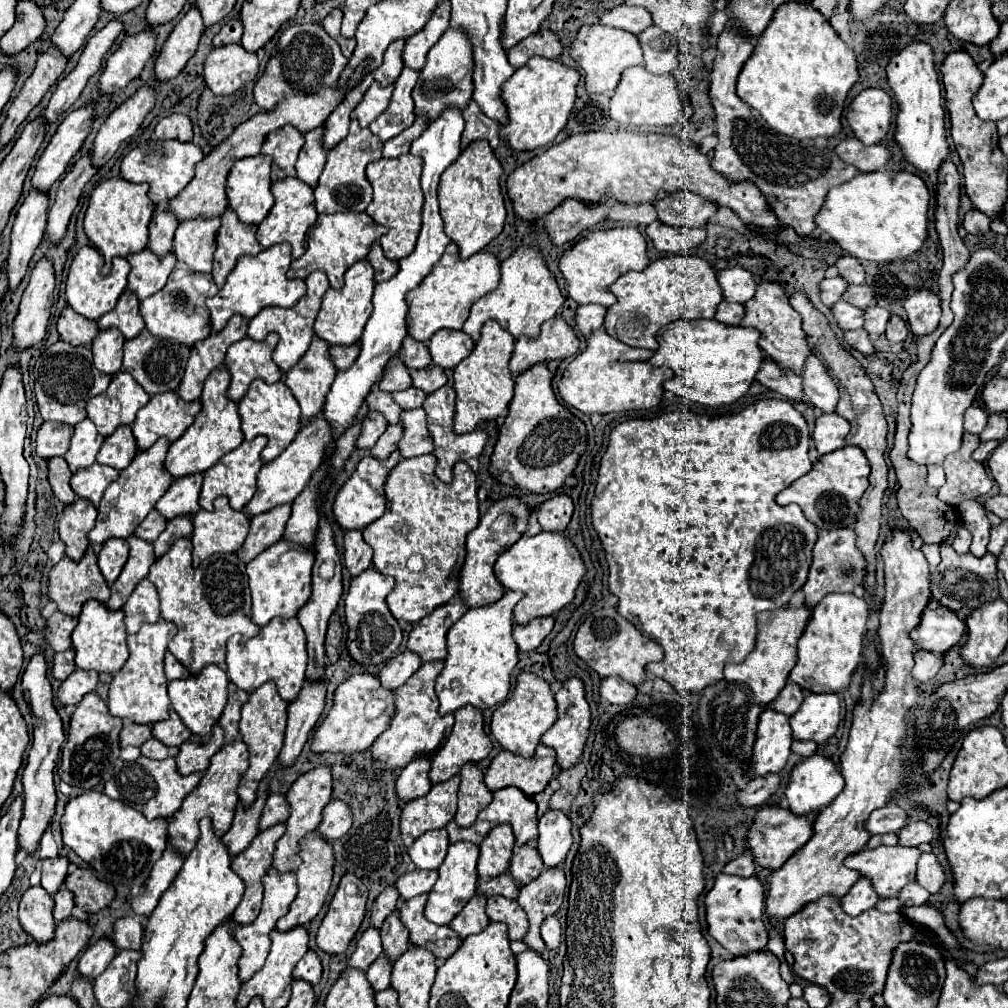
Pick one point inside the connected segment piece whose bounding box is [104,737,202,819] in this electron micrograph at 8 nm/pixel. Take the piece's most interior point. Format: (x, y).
(155, 788)

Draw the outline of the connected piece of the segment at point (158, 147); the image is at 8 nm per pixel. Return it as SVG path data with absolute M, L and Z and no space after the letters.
M146 141L132 149L120 165L120 175L132 183L148 183L150 191L148 197L154 203L166 201L176 197L192 179L194 179L194 165L204 159L204 153L198 145L182 143L182 141Z

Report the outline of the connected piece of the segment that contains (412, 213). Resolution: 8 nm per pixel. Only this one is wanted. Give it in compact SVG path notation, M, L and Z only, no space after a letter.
M410 153L402 155L398 159L382 157L378 161L372 161L366 167L366 175L374 189L374 199L368 205L366 213L376 223L388 227L388 233L382 235L380 243L376 241L368 253L368 261L372 263L372 267L376 271L374 279L380 283L380 281L388 281L390 277L394 277L398 273L398 261L404 259L406 255L410 255L410 251L414 251L414 247L416 247L418 227L422 227L422 215L420 215L422 213L422 187L420 187L422 159L418 159L416 155L410 155Z

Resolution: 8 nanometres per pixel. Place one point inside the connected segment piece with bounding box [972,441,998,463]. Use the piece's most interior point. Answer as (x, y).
(985, 448)

